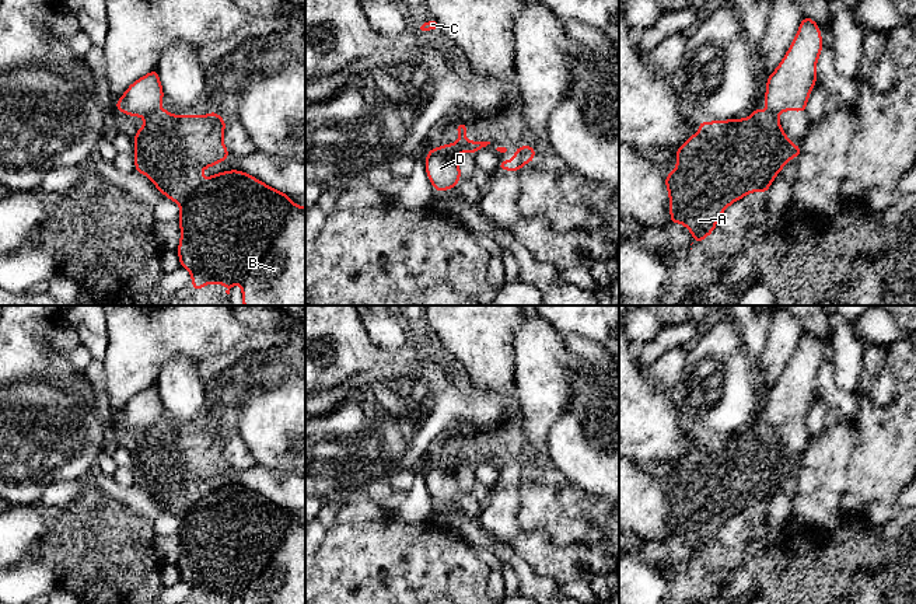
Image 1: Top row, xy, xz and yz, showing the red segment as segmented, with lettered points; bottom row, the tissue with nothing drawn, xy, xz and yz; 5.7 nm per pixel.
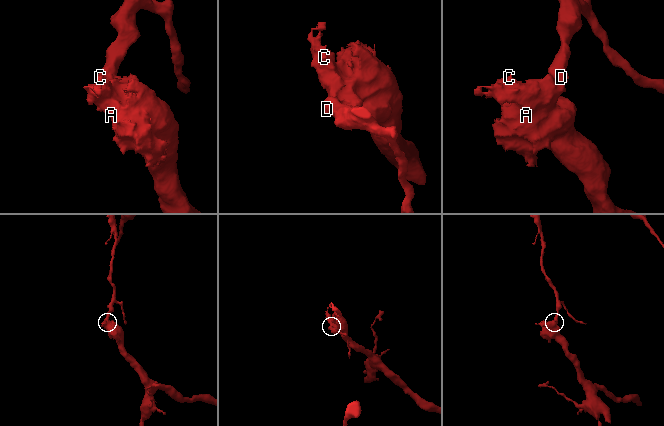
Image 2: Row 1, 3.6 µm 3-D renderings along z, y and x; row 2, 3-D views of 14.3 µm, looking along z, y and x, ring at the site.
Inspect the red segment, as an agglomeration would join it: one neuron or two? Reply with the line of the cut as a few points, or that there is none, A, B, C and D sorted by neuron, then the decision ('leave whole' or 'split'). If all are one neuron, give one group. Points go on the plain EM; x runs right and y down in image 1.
cut xz (457, 456), (472, 467); groups A B C / D; split

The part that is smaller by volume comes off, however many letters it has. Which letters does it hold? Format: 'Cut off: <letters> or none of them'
Cut off: D

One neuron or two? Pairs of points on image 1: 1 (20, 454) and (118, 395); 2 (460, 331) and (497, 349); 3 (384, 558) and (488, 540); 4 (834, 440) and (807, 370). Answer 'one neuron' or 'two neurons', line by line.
1: two neurons
2: one neuron
3: two neurons
4: two neurons

